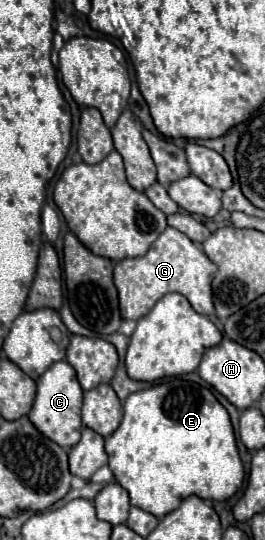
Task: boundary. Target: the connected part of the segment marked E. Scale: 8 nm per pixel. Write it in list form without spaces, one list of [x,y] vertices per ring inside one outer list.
[[[196,373],[180,375],[150,389],[132,393],[124,403],[120,427],[106,439],[106,453],[110,457],[108,467],[112,469],[114,479],[128,491],[132,505],[156,517],[168,515],[190,495],[210,501],[230,499],[244,481],[244,467],[236,449],[228,411],[218,403],[212,389]]]

